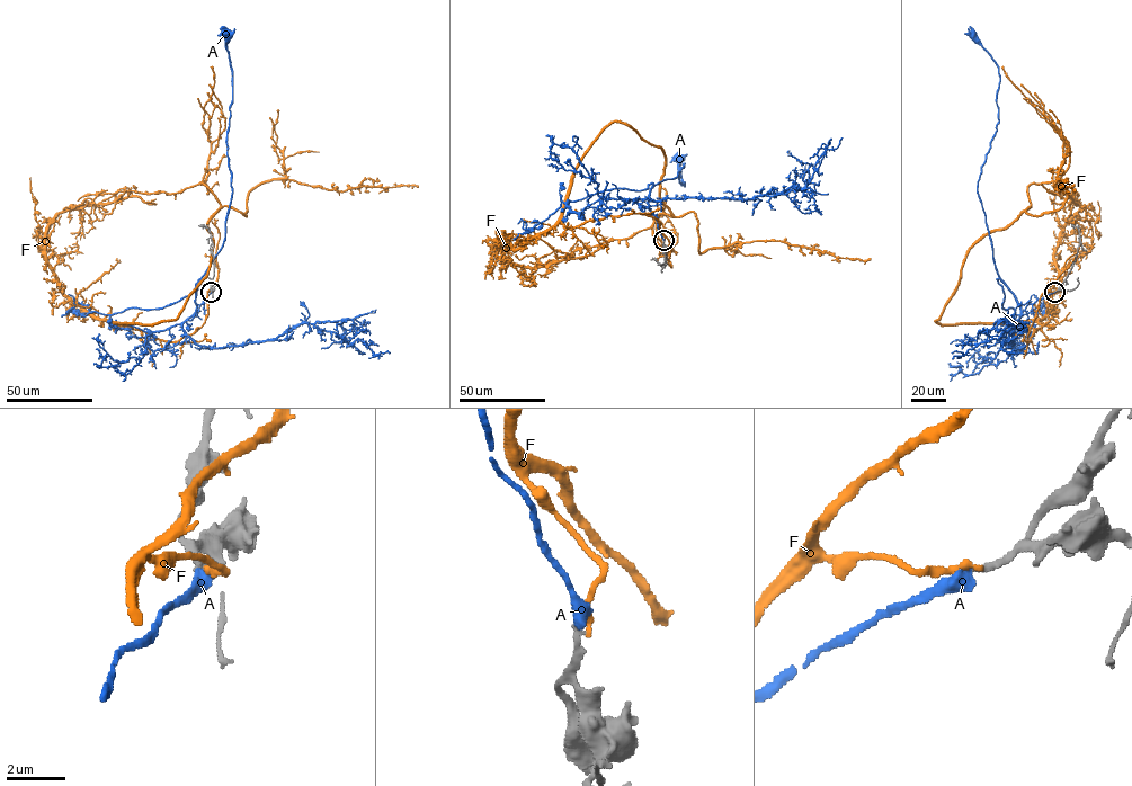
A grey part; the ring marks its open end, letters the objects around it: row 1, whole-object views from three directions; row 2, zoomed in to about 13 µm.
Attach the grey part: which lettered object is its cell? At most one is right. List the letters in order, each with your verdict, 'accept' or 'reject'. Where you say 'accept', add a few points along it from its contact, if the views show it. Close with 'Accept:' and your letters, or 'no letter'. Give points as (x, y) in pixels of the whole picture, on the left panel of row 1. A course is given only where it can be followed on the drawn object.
A: accept; it runs (211, 291), (196, 311), (198, 282), (221, 248), (232, 191), (226, 141), (232, 76), (226, 34)
F: reject
Accept: A

